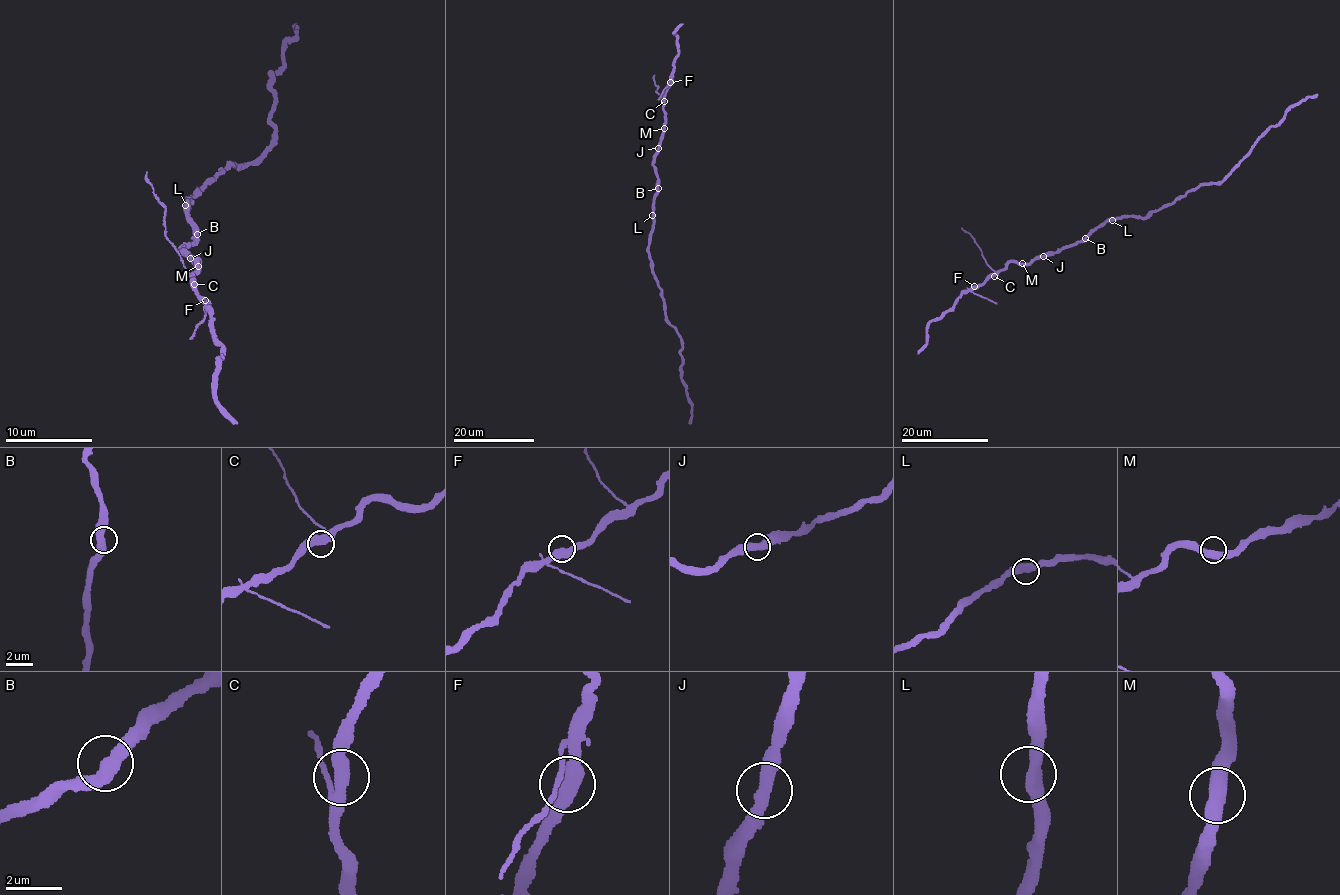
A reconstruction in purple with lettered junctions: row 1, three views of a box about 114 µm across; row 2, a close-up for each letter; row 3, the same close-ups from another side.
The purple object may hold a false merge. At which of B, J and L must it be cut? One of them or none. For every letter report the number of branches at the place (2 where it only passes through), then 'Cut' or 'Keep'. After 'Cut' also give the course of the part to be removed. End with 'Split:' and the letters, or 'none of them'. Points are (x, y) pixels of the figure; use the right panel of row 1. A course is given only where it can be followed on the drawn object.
B: Branches: 2. Keep
J: Branches: 2. Keep
L: Branches: 2. Keep
Split: none of them

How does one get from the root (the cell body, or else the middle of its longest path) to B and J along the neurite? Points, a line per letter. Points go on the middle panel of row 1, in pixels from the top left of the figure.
B: (653, 214), (652, 202), (658, 188)
J: (653, 214), (652, 202), (658, 180), (653, 161), (659, 148)

